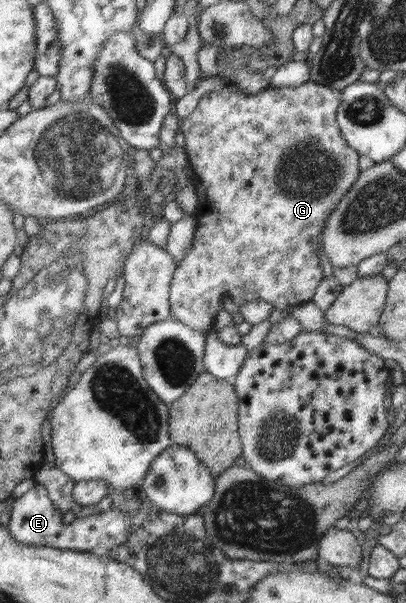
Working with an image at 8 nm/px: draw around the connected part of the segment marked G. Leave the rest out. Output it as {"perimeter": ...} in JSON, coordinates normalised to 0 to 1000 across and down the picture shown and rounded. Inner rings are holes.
{"perimeter":[[[759,133],[756,136],[739,138],[739,141],[719,146],[719,144],[700,144],[700,146],[675,146],[663,143],[648,151],[635,151],[635,154],[626,154],[618,158],[611,149],[601,148],[599,139],[552,139],[532,144],[522,154],[498,159],[490,166],[485,179],[446,202],[446,217],[453,219],[453,227],[458,237],[446,242],[456,250],[456,259],[466,262],[466,270],[475,277],[480,287],[480,308],[483,317],[490,323],[490,337],[488,337],[488,350],[483,353],[483,362],[488,365],[488,376],[483,380],[480,400],[473,408],[473,413],[463,418],[463,423],[446,433],[436,434],[436,444],[431,449],[431,461],[426,463],[426,471],[421,476],[421,514],[431,529],[443,531],[448,536],[466,539],[473,546],[512,552],[525,542],[527,534],[532,532],[537,519],[549,514],[547,499],[552,496],[569,496],[586,507],[601,506],[606,501],[626,499],[626,498],[645,498],[655,502],[663,502],[670,507],[670,512],[680,512],[680,516],[709,516],[717,517],[719,511],[727,506],[744,504],[746,501],[764,499],[771,491],[776,476],[783,473],[788,463],[796,461],[798,453],[783,441],[783,426],[778,425],[778,413],[768,408],[771,403],[778,403],[773,396],[781,396],[788,401],[786,390],[793,390],[793,378],[800,368],[800,363],[808,360],[808,355],[828,343],[837,328],[862,313],[865,303],[877,300],[882,285],[882,255],[852,237],[852,232],[842,231],[837,224],[837,216],[833,214],[830,204],[823,199],[828,179],[837,174],[837,161],[842,161],[842,149],[823,149],[823,146],[813,146],[808,143],[783,141],[783,138],[773,138],[771,134]]]}

